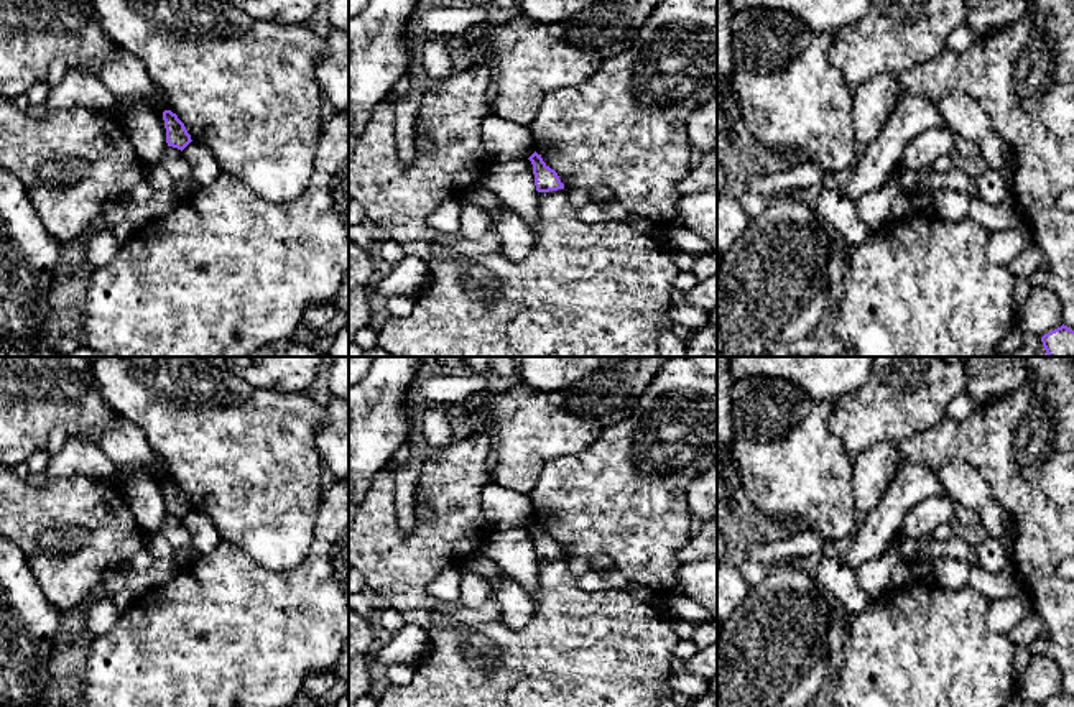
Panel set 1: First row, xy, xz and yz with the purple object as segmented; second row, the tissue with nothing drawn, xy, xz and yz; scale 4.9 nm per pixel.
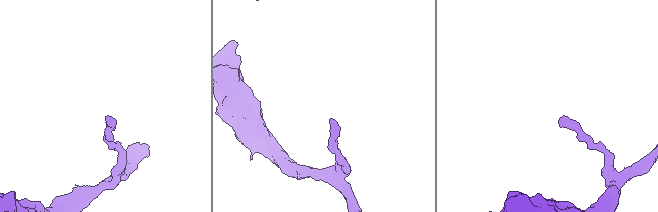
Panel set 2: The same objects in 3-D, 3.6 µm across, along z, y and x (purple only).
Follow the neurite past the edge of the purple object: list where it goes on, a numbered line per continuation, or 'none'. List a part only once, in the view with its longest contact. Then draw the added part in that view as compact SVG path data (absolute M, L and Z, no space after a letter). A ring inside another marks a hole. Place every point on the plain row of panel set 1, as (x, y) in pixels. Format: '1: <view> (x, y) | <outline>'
none

